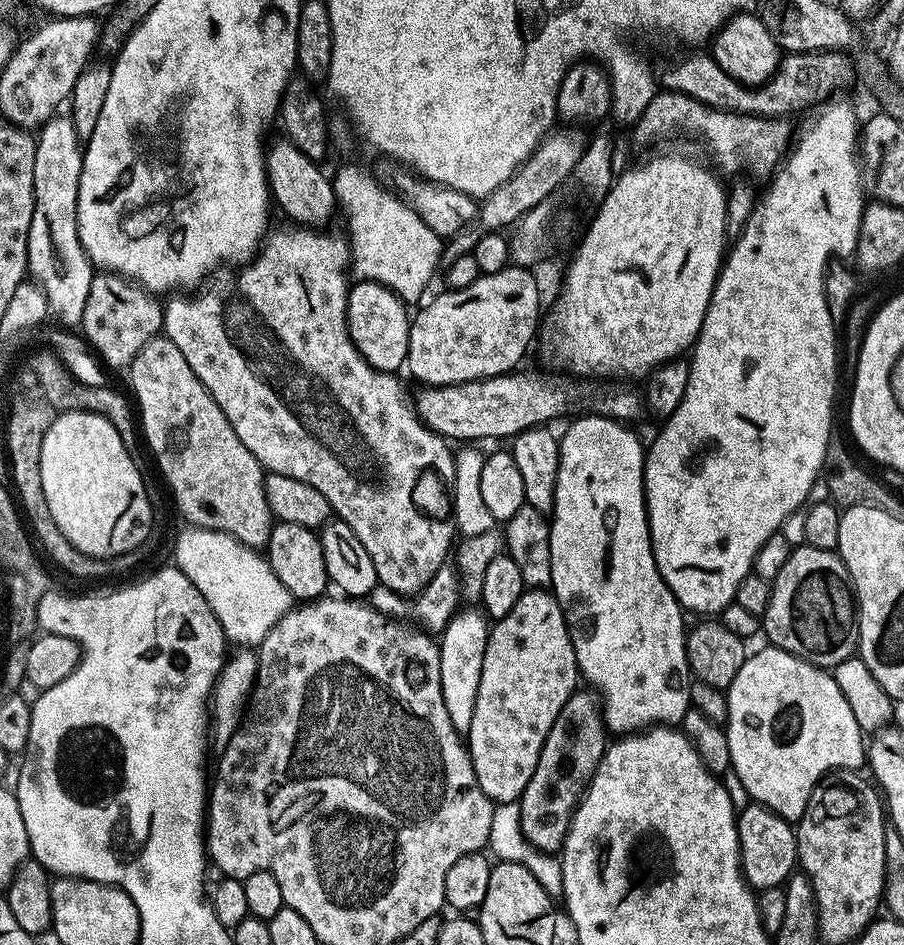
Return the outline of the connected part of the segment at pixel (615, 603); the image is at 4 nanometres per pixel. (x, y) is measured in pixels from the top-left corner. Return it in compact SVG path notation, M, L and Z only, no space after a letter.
M584 414L565 430L564 436L559 437L560 442L560 469L558 470L558 478L556 479L556 497L554 498L554 506L550 513L550 574L552 575L552 582L550 591L556 600L562 606L564 617L566 618L566 626L570 630L570 642L574 646L574 654L576 655L576 667L579 675L584 676L589 680L591 687L595 689L602 701L602 715L604 718L604 727L612 734L635 734L645 728L653 726L676 726L683 721L685 714L690 711L690 690L692 689L693 681L690 679L688 671L688 655L686 654L686 623L684 624L684 616L686 617L685 609L680 607L676 601L676 595L666 586L666 582L662 578L662 574L656 568L654 562L654 554L652 553L652 539L650 538L650 530L648 529L648 511L646 510L646 502L644 501L644 453L646 451L645 445L640 445L640 440L631 432L631 427L625 426L619 420L609 420L606 416L597 416L595 414Z

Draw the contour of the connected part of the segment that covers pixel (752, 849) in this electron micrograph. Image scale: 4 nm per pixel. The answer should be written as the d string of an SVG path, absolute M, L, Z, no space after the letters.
M755 802L739 809L736 828L740 832L740 866L744 880L753 890L779 888L798 868L796 829L776 812Z

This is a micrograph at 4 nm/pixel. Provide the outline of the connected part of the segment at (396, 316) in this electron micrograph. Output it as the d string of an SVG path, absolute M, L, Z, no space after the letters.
M365 279L356 283L349 287L346 302L346 326L350 338L358 354L366 358L371 368L377 368L379 372L399 373L399 368L403 369L408 359L409 305L385 284Z

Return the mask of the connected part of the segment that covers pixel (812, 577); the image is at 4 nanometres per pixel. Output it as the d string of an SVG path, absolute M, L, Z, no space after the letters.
M807 546L793 547L790 558L786 558L786 566L782 566L782 571L778 573L778 578L772 581L772 593L770 594L770 606L766 610L766 614L762 617L763 635L768 635L767 643L769 645L786 650L790 654L794 654L798 658L802 658L807 664L814 664L818 668L831 670L837 668L842 662L846 662L846 658L857 655L858 652L858 605L854 599L854 589L852 579L846 570L844 563L840 561L836 552L827 552L826 550L818 550L817 548L809 548Z

